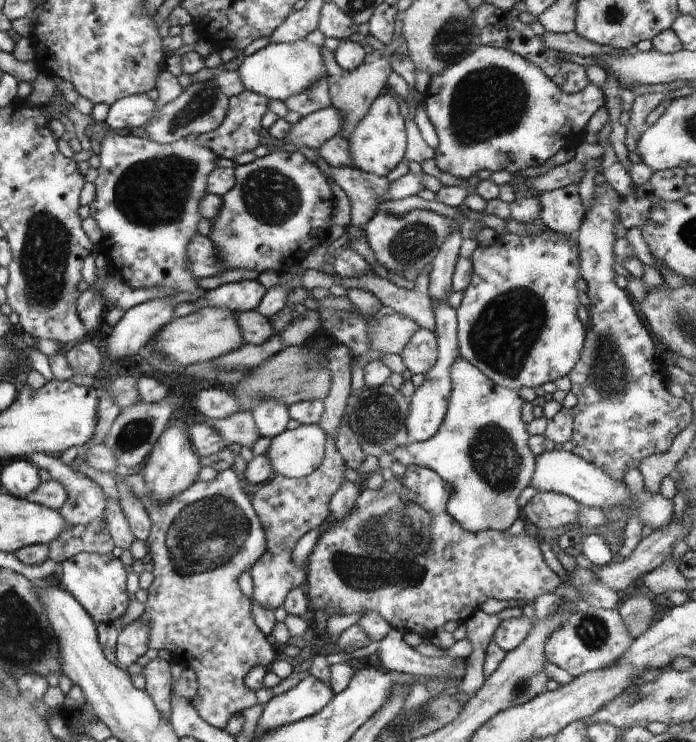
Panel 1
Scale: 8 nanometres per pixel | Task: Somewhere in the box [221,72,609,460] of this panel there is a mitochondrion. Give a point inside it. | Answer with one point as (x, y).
(503, 334)

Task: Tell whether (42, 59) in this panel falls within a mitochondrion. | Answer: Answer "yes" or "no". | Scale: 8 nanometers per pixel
no

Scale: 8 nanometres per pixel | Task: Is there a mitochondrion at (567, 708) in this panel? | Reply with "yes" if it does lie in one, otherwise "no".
no

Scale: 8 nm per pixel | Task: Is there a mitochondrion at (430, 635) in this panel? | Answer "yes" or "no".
no

